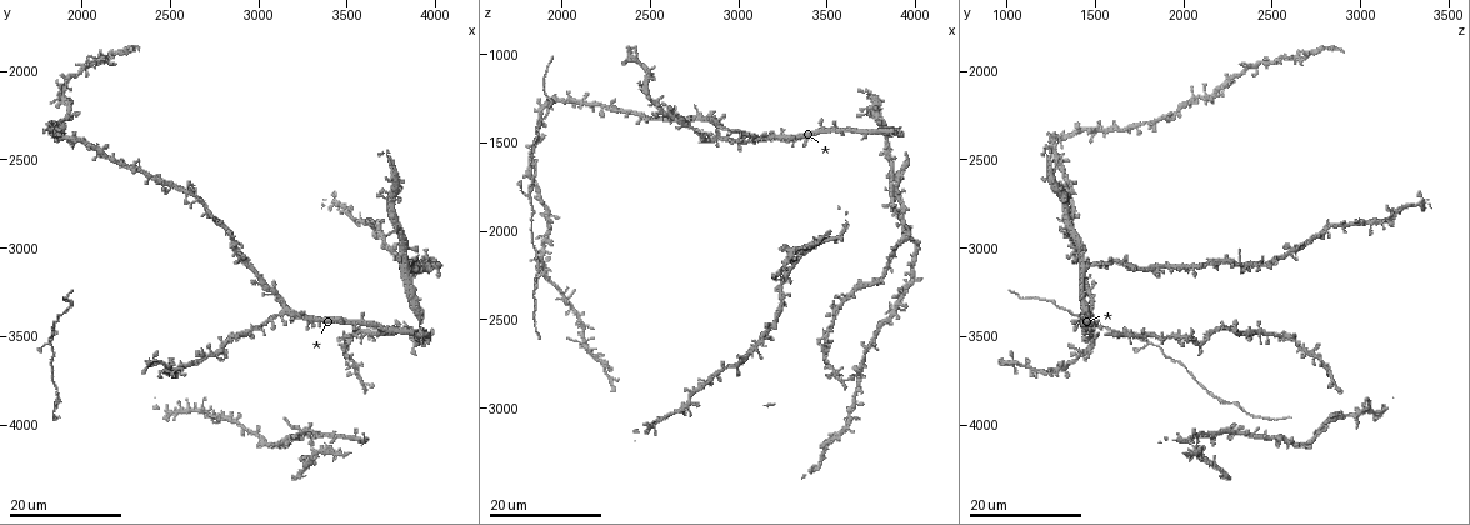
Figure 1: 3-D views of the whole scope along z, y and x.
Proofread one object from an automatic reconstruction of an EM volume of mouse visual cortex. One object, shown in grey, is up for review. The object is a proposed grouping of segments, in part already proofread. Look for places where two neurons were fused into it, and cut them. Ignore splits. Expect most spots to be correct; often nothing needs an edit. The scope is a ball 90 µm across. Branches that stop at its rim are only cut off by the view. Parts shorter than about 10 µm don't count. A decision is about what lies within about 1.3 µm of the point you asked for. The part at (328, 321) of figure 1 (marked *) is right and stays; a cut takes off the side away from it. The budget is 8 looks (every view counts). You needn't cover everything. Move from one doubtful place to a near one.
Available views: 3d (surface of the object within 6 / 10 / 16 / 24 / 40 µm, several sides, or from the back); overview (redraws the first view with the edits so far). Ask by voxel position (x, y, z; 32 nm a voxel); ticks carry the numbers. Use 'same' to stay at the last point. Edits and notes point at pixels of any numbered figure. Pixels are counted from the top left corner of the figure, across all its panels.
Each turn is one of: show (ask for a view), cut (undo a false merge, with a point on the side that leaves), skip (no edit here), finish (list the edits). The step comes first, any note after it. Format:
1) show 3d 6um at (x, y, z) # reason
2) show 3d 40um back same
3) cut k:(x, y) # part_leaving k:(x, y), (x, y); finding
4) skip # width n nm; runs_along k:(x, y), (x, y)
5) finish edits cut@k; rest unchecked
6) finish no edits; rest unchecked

show 3d 24um at (2480, 3680, 1100) # calibre changes

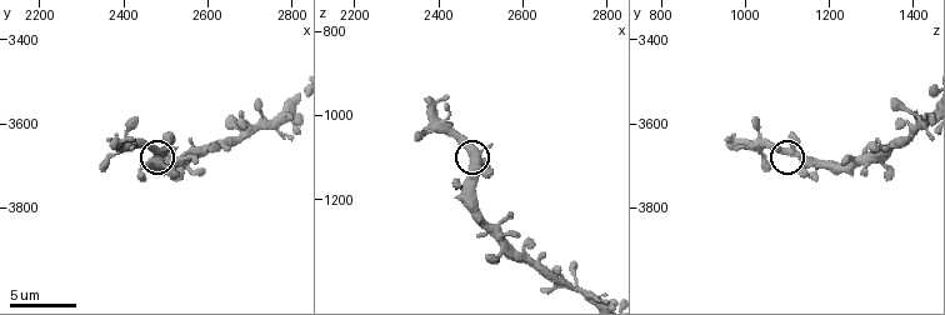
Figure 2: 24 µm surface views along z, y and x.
show 3d 10um at (2485, 3670, 1115) # zoom in

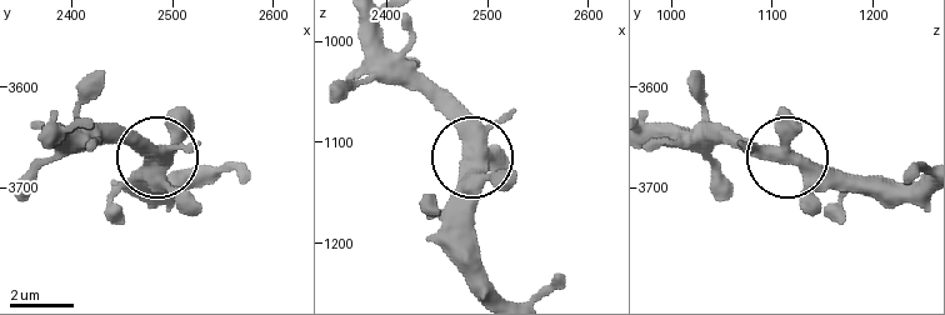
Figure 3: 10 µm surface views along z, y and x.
skip # runs_along 3:(923, 176), (818, 181), (708, 128); all the same neuron

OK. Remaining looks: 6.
show 3d 16um at (1820, 3540, 1800) # thick turns thin

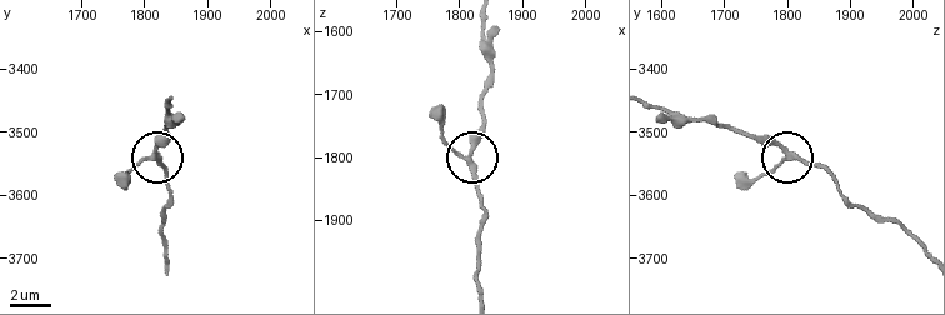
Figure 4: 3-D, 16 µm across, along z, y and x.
show 3d 10um at (1815, 3535, 1810)

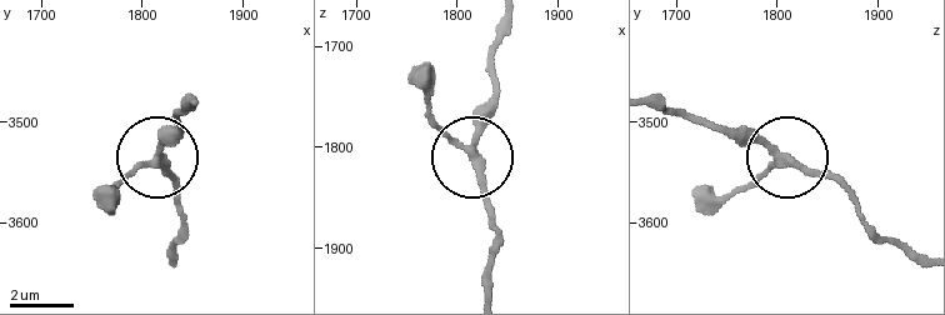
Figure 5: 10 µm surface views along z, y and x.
skip # width 230 nm; runs_along 5:(650, 100), (763, 138), (849, 185); one neuron here

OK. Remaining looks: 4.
show 3d 24um at (3280, 4040, 2200) # sudden change in width

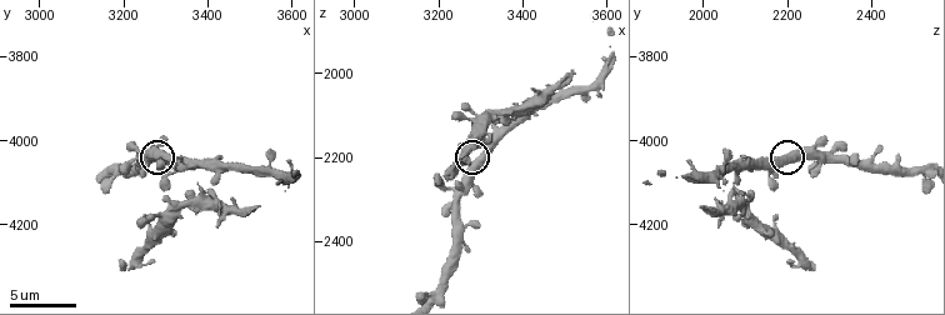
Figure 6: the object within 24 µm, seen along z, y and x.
show 3d 10um at (3285, 4050, 2215) # closer look

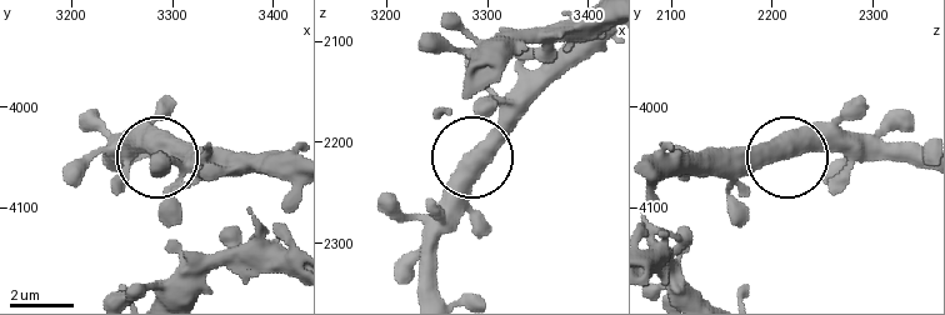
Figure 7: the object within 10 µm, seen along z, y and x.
skip # width 540 nm; one neuron here

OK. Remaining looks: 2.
show 3d 6um at (3425, 4080, 2080) # thick turns thin

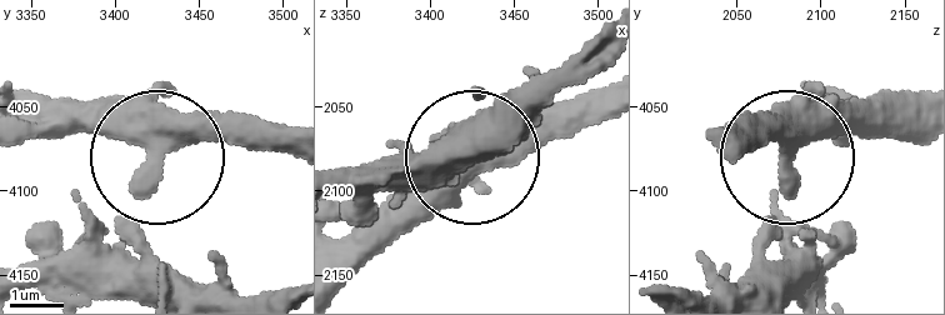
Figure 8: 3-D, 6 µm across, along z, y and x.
show 3d 6um back at (3422, 4074, 2082)

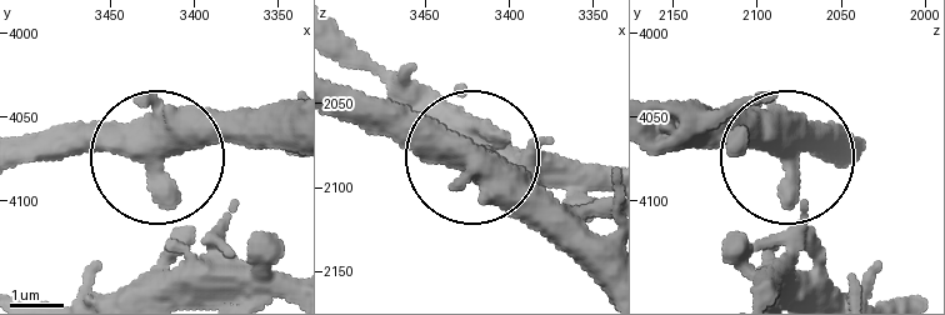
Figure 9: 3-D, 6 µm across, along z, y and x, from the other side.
skip # all the same neuron

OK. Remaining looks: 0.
finish no edits; rest unchecked

